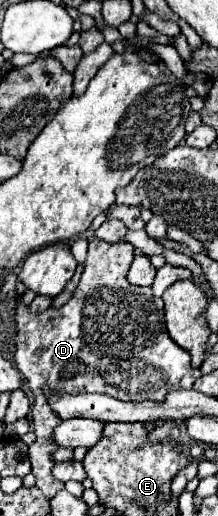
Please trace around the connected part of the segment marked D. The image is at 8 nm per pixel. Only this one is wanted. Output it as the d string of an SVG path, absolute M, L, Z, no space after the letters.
M90 240L88 246L88 258L84 266L84 274L72 294L72 298L66 302L62 308L48 308L42 314L32 314L30 308L22 302L22 296L26 292L26 286L18 280L16 282L16 292L18 292L18 302L16 302L16 368L24 374L32 394L34 394L34 404L32 404L32 426L36 440L30 446L30 462L32 462L32 474L36 476L36 486L44 492L46 498L56 496L58 490L64 488L62 482L58 482L52 476L52 452L56 450L56 444L52 444L50 434L56 424L56 416L52 416L52 410L48 404L44 404L44 394L40 392L40 384L46 382L52 392L68 392L68 394L86 394L86 392L102 392L108 394L116 400L124 402L142 402L142 400L154 400L154 402L164 402L168 392L174 390L190 390L192 384L202 376L200 370L190 368L190 356L184 352L176 342L168 336L166 332L166 322L164 322L164 306L162 298L152 296L150 288L134 286L128 284L126 272L134 260L134 246L126 242L104 242L104 240Z

